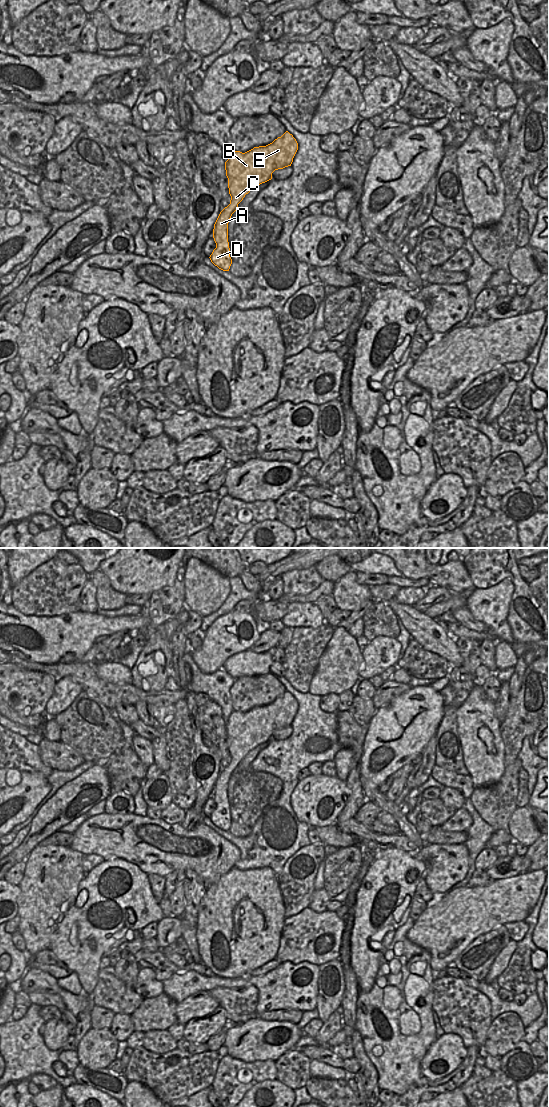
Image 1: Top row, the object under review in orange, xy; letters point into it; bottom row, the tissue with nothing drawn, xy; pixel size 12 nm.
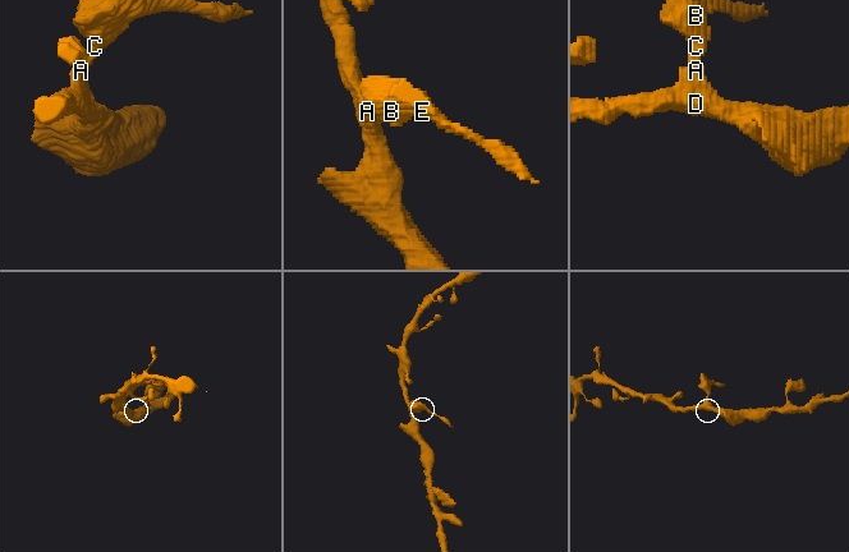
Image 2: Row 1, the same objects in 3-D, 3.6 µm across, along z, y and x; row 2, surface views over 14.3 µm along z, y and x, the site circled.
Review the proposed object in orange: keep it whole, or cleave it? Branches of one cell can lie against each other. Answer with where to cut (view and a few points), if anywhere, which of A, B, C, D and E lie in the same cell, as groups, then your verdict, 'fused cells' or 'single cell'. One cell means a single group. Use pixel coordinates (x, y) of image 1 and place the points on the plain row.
cut in xy along (230, 762), (234, 771); A D / B C E; fused cells

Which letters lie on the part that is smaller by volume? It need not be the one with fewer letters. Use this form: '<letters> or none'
B, C, E

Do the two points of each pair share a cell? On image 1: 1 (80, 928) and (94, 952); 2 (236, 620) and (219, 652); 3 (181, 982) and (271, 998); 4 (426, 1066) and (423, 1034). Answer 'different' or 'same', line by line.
1: same
2: same
3: same
4: different

